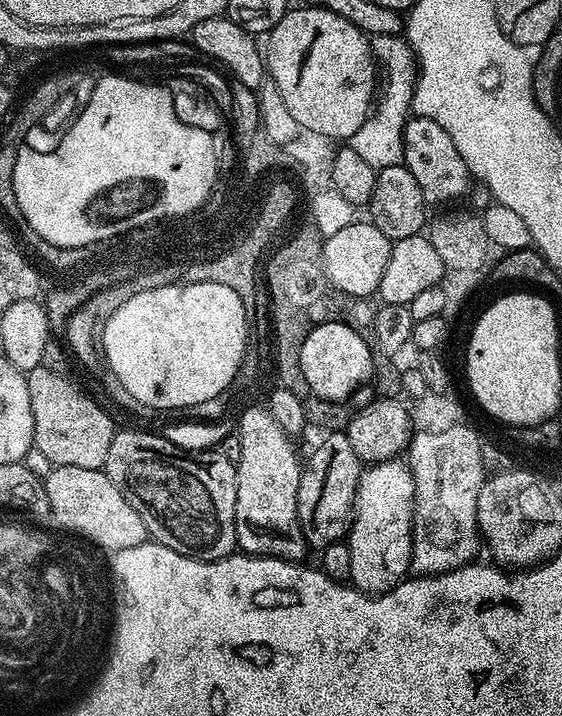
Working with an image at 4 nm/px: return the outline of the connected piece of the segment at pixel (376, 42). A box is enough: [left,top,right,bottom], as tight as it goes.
[350,35,418,169]

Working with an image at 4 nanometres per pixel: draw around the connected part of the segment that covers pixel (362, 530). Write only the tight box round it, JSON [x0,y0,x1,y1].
[346,459,416,596]

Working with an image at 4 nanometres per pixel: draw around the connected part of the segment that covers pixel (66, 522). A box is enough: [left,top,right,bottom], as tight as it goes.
[43,466,149,554]

